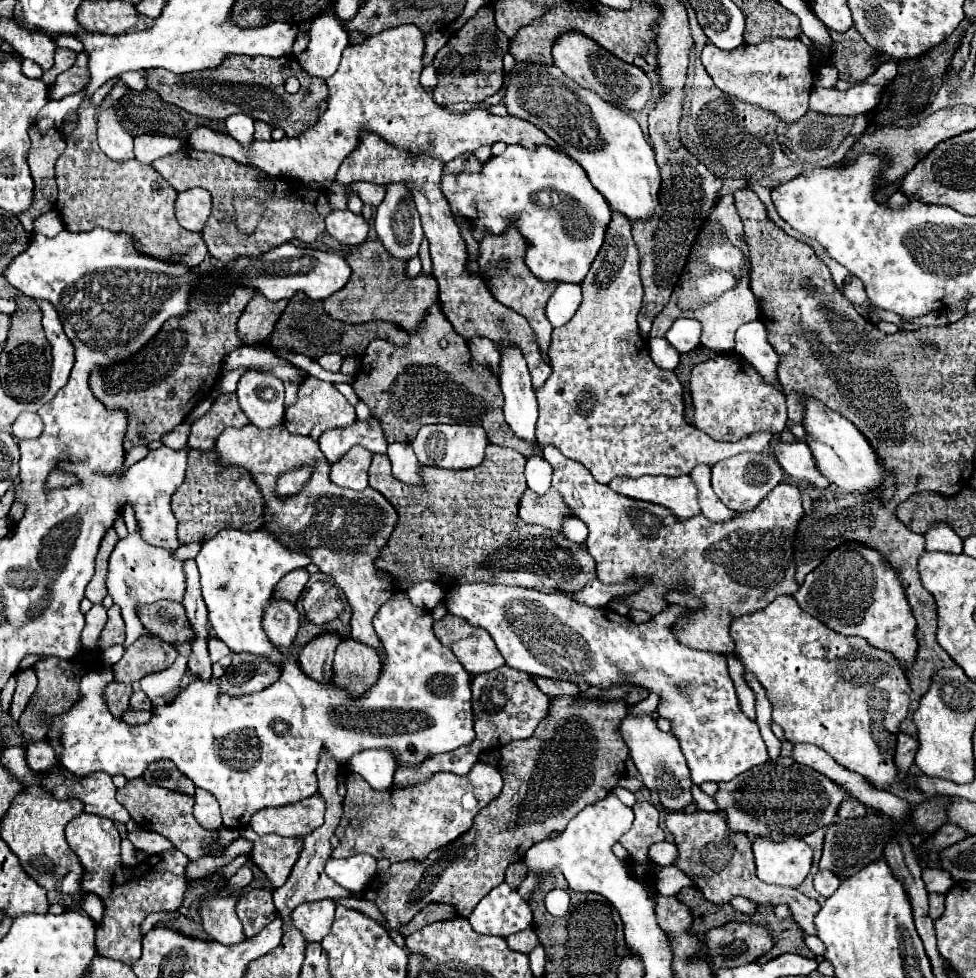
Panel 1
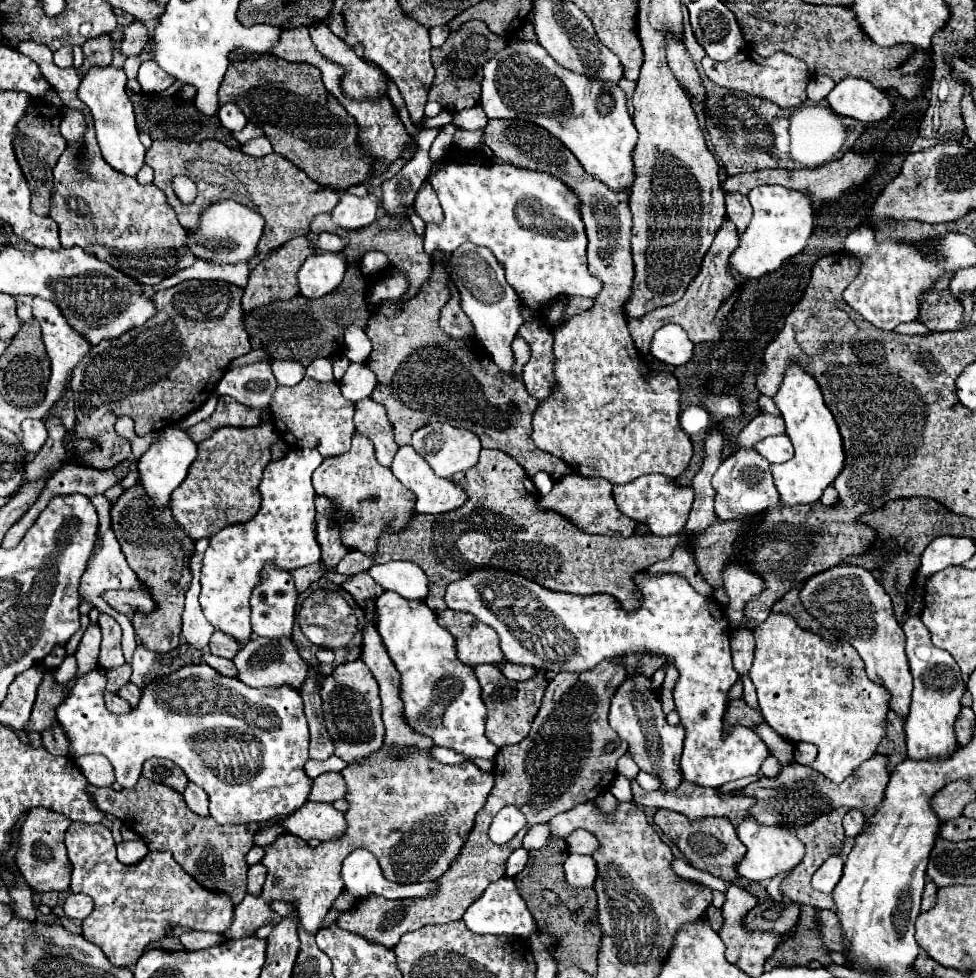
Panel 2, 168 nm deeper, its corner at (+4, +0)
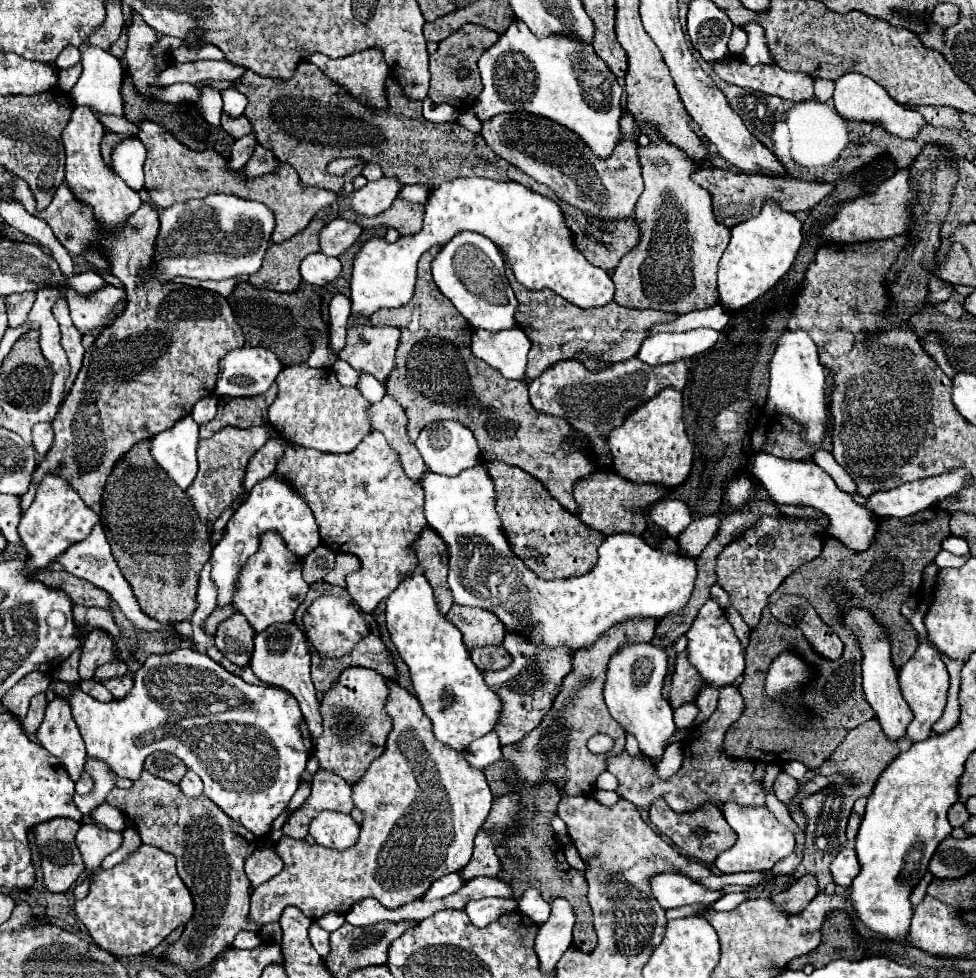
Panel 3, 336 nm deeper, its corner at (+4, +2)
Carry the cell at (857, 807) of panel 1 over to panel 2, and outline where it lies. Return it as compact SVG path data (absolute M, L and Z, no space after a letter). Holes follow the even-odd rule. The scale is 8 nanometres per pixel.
M850 809L846 813L846 817L844 817L844 833L846 833L846 837L856 837L862 831L864 823L866 823L866 819L864 819L862 811L860 809Z

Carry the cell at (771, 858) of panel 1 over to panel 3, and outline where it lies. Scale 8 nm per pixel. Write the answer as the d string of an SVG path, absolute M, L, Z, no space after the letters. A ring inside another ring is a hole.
M736 803L722 805L722 813L728 825L736 831L738 841L732 849L724 851L716 859L716 869L722 873L738 873L738 871L766 871L772 869L780 859L788 857L794 847L794 835L778 823L778 819L766 807L736 807Z

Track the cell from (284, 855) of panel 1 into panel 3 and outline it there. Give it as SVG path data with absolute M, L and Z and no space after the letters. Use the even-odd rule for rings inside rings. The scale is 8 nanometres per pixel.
M386 679L386 685L390 693L384 711L392 719L392 731L388 735L386 749L352 785L352 801L364 815L360 825L360 839L354 847L336 851L320 845L310 845L304 839L296 841L292 837L282 837L274 849L284 867L276 877L252 891L248 913L252 923L266 925L278 921L284 907L288 905L298 907L312 921L330 911L346 915L350 907L364 897L374 897L384 903L384 907L394 909L420 899L436 879L460 871L470 861L474 837L492 807L492 791L488 781L482 771L476 771L466 763L462 753L434 739L430 729L432 723L428 723L428 717L420 711L418 699L412 693L400 687L394 679Z

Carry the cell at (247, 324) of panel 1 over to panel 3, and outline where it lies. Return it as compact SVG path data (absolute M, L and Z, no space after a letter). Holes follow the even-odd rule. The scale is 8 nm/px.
M312 219L312 223L300 231L296 237L268 247L264 255L264 263L258 273L252 273L248 281L254 287L272 289L278 293L292 293L298 289L300 277L300 263L306 255L320 251L318 233L324 227L320 219Z

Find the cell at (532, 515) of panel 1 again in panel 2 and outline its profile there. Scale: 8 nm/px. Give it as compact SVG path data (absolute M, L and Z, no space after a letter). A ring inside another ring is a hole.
M570 473L568 477L554 483L552 491L540 499L540 507L564 515L584 533L630 537L636 527L636 521L632 521L630 517L624 517L624 513L616 509L616 503L612 497L612 483L602 477L582 477L578 473Z

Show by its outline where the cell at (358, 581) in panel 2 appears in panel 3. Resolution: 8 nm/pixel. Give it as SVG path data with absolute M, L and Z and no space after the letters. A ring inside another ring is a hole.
M370 431L354 451L344 455L288 447L276 471L288 475L292 485L308 499L322 543L332 551L358 557L362 567L346 577L346 589L364 613L374 611L398 587L400 575L414 571L418 565L408 545L426 527L420 483L404 475L396 453L388 447L384 435L376 431Z

